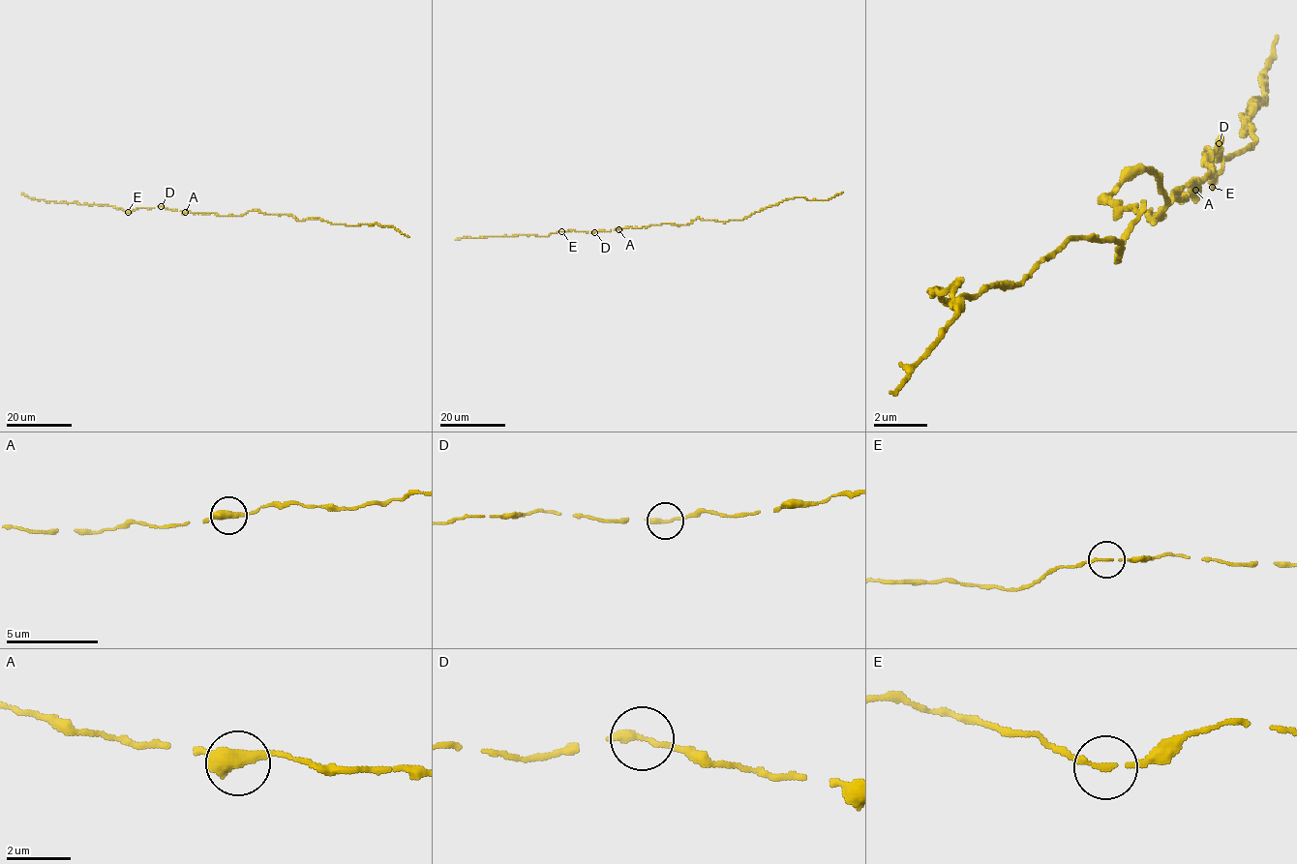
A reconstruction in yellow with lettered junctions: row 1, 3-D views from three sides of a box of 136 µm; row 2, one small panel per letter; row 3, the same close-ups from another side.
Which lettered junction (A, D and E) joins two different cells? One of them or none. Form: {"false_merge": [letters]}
{"false_merge": []}

